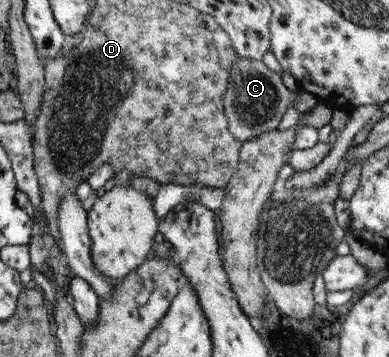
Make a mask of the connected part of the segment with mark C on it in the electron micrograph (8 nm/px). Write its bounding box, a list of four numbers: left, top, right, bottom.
[223,58,319,143]

